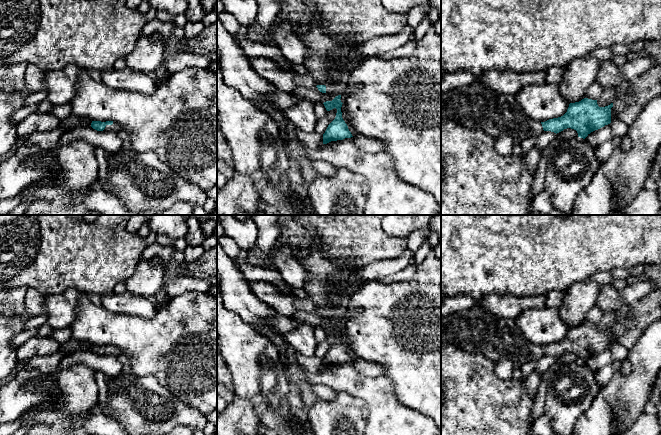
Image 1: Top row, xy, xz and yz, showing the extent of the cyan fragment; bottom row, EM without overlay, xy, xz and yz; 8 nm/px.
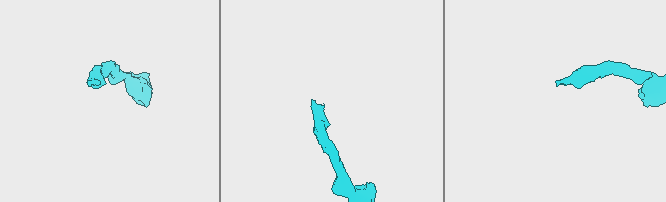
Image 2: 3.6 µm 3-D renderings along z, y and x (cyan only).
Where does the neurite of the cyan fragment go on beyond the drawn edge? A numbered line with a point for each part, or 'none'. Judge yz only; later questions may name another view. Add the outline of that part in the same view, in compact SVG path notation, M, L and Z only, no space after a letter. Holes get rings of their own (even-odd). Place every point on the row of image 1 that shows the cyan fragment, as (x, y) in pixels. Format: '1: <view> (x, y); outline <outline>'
1: yz (475, 106); outline M476 78L471 84L441 93L441 118L453 120L464 127L483 130L494 139L508 134L520 141L537 138L544 130L540 121L530 119L516 101L515 95L496 92Z

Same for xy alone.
1: xy (115, 127); outline M113 122L112 125L106 125L105 129L103 131L105 132L113 132L113 133L118 133L120 130L121 130L121 126L116 123L116 122Z

